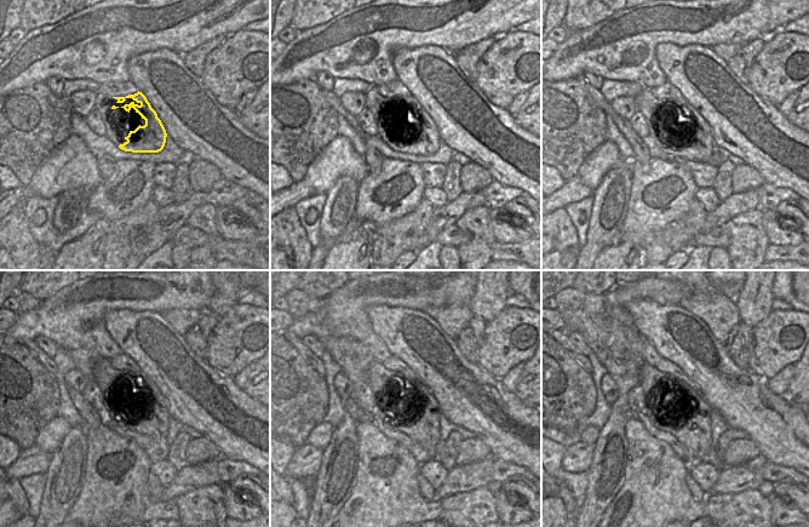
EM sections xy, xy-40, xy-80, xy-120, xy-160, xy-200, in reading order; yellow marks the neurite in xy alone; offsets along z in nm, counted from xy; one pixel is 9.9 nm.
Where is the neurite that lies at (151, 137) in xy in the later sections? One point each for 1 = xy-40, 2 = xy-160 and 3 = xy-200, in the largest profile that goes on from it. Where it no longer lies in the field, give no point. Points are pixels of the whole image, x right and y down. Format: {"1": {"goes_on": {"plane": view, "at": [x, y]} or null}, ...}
{"1": {"goes_on": {"plane": "xy-40", "at": [424, 141]}}, "2": {"goes_on": {"plane": "xy-160", "at": [425, 431]}}, "3": {"goes_on": {"plane": "xy-200", "at": [695, 435]}}}

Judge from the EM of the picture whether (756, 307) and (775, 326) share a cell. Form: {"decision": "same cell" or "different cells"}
{"decision": "different cells"}

